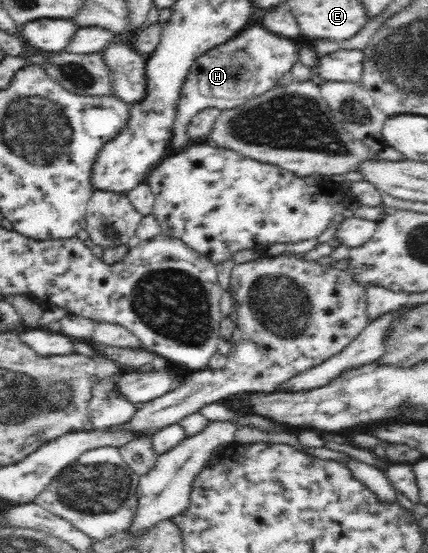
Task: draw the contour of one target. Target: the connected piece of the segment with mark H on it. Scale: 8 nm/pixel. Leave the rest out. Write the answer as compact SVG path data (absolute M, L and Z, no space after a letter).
M251 26L235 38L213 47L195 59L194 66L190 68L183 82L179 102L175 108L169 144L170 154L191 146L193 138L188 135L186 128L198 112L205 109L231 110L276 87L277 80L288 76L293 64L299 60L297 42L299 40L281 38L265 30L263 26Z

